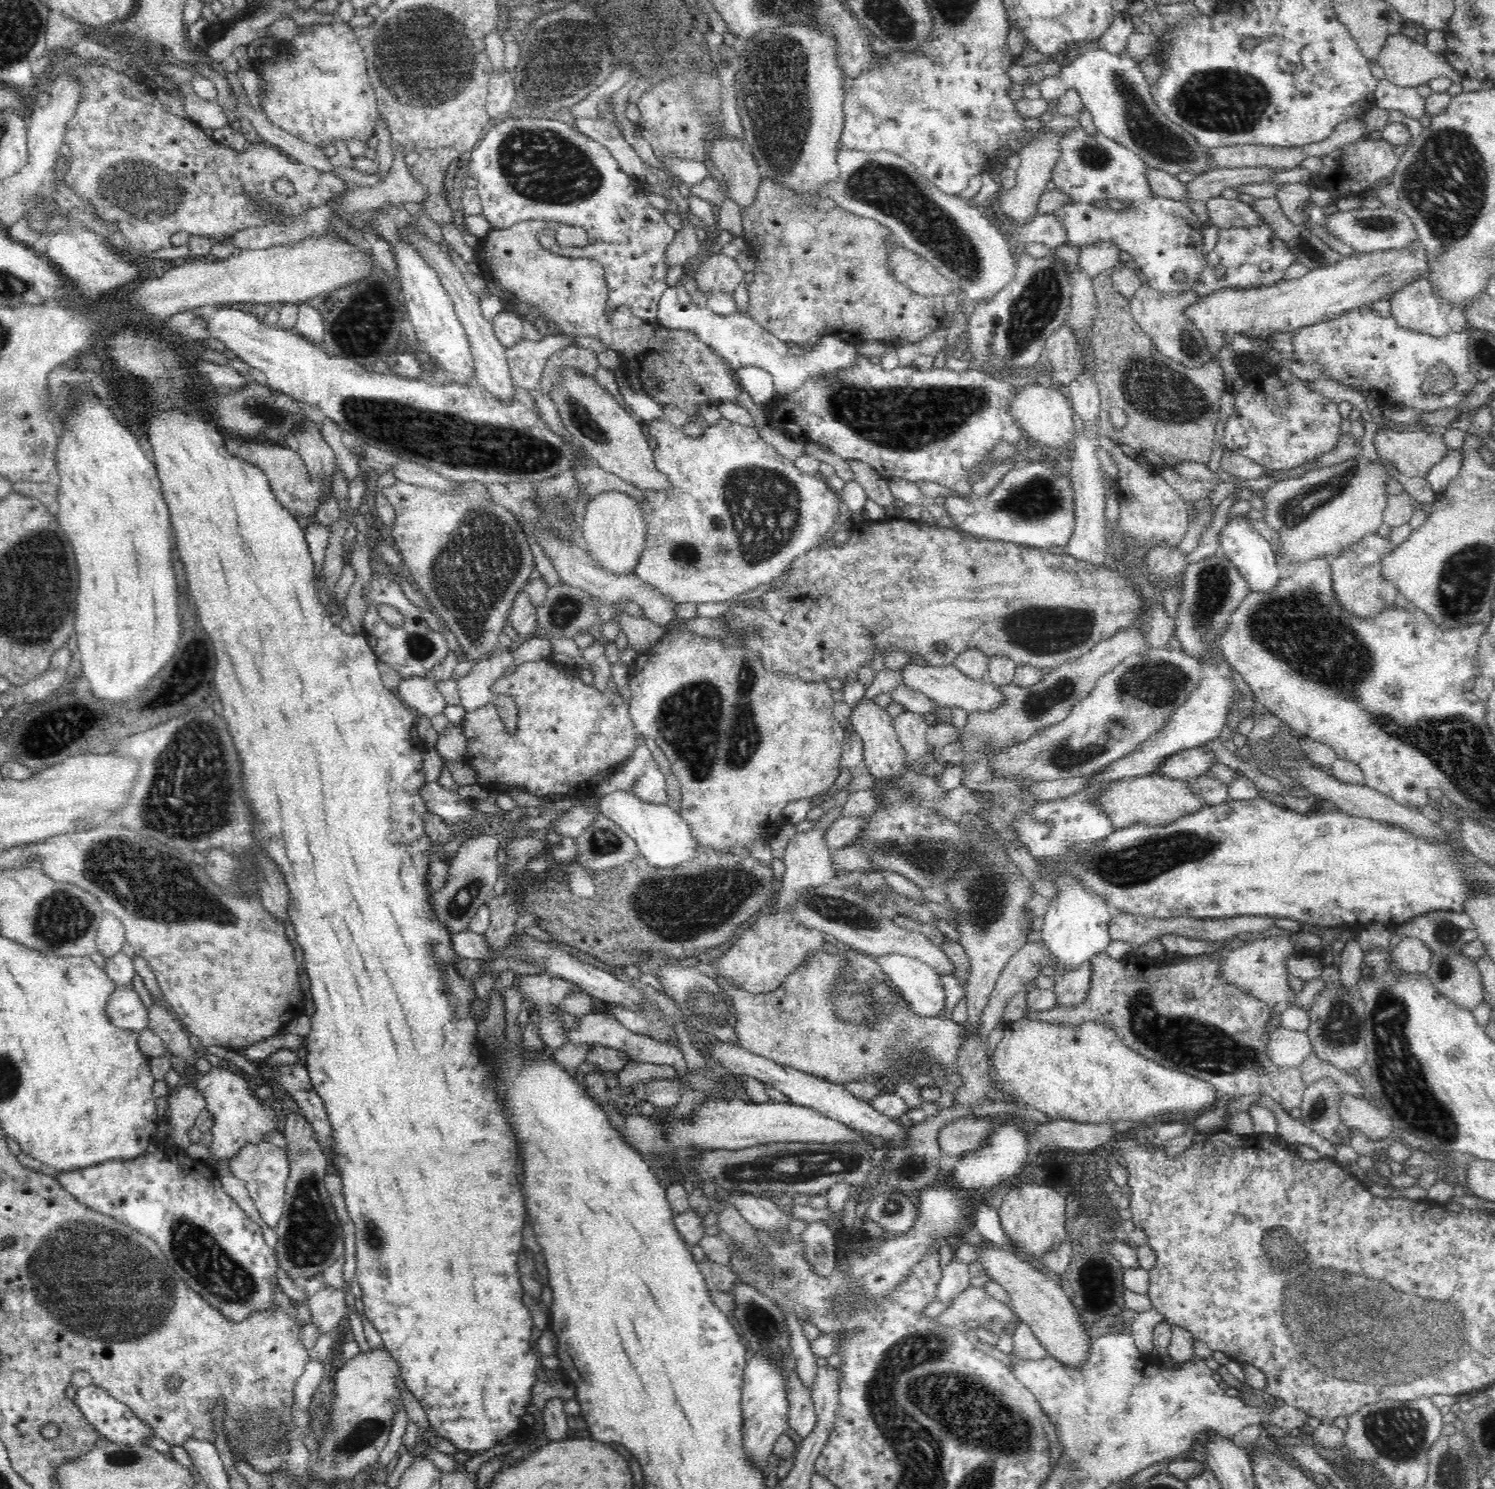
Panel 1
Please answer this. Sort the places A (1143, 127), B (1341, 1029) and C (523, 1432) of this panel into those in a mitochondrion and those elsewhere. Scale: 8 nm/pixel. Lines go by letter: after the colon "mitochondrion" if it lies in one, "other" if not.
A: mitochondrion
B: mitochondrion
C: other

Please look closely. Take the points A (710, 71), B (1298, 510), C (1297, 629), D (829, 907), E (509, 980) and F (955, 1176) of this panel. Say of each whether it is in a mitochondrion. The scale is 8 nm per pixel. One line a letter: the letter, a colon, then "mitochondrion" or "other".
A: other
B: mitochondrion
C: mitochondrion
D: mitochondrion
E: other
F: other

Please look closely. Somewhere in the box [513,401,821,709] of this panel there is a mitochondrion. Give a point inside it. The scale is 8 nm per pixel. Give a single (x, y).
(765, 510)

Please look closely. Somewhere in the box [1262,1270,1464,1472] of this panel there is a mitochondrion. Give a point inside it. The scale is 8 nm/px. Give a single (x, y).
(1397, 1434)

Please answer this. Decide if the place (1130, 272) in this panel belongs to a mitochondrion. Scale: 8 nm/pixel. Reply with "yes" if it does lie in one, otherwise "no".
no

